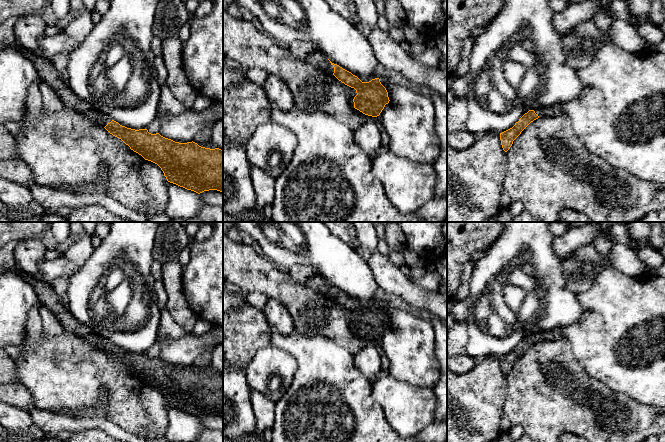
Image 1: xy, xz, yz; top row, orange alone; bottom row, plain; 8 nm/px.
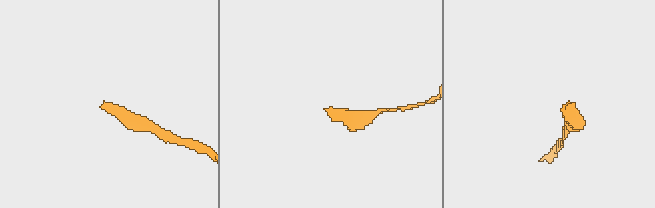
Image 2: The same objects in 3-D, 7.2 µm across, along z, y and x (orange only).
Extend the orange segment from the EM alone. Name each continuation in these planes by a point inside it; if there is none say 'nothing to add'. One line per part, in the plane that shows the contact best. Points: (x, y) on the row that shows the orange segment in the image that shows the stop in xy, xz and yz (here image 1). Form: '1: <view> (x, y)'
1: xz (317, 59)

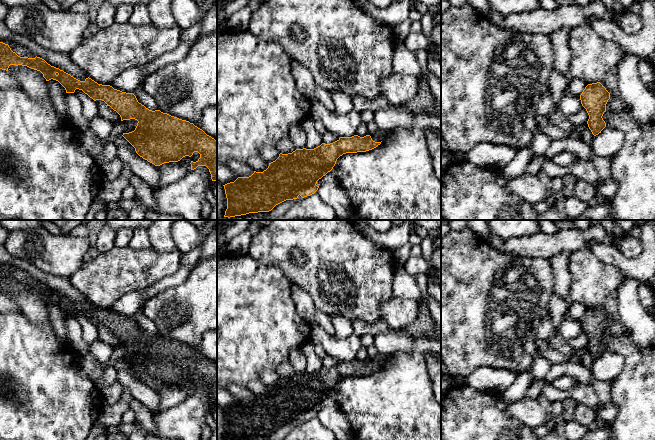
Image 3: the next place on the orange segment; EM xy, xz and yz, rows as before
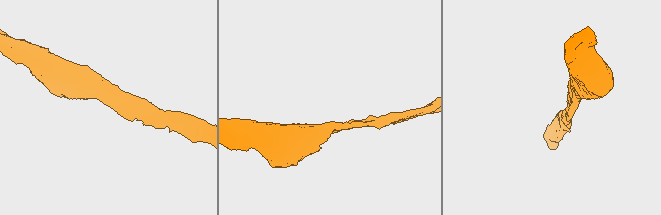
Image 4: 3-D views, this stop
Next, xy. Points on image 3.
nothing to add

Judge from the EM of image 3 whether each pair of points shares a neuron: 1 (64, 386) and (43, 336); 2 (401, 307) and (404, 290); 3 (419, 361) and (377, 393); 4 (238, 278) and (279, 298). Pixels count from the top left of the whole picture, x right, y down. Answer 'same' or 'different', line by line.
1: same
2: different
3: same
4: same

